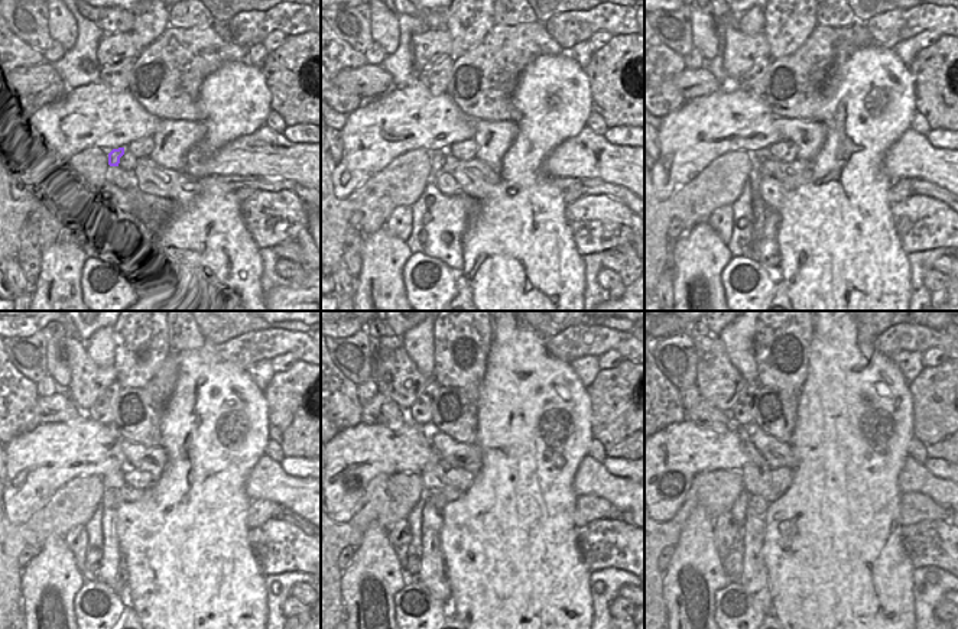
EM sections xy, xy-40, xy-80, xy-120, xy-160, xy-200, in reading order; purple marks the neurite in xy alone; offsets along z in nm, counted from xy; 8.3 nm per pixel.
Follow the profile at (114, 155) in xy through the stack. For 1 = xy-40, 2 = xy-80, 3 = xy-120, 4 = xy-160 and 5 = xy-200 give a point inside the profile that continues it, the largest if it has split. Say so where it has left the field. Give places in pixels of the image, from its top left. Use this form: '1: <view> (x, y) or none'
1: xy-40 (437, 161)
2: xy-80 (759, 206)
3: xy-120 (107, 573)
4: xy-160 (432, 576)
5: xy-200 (753, 577)

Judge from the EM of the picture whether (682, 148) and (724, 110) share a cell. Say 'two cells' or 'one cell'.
one cell

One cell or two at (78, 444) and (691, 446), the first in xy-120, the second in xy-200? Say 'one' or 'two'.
one

